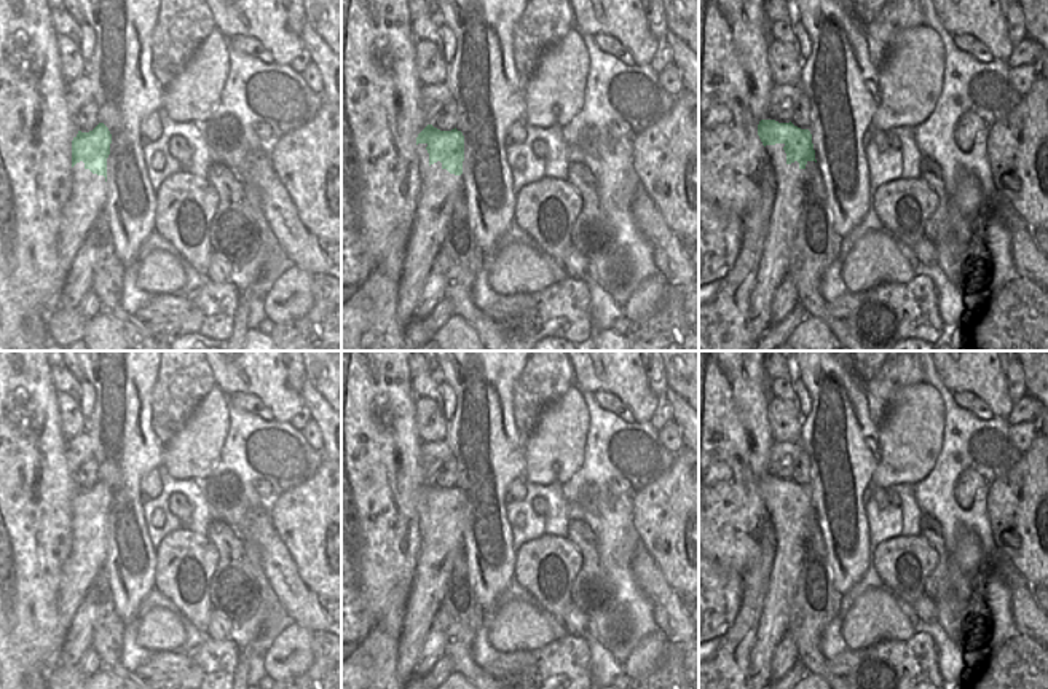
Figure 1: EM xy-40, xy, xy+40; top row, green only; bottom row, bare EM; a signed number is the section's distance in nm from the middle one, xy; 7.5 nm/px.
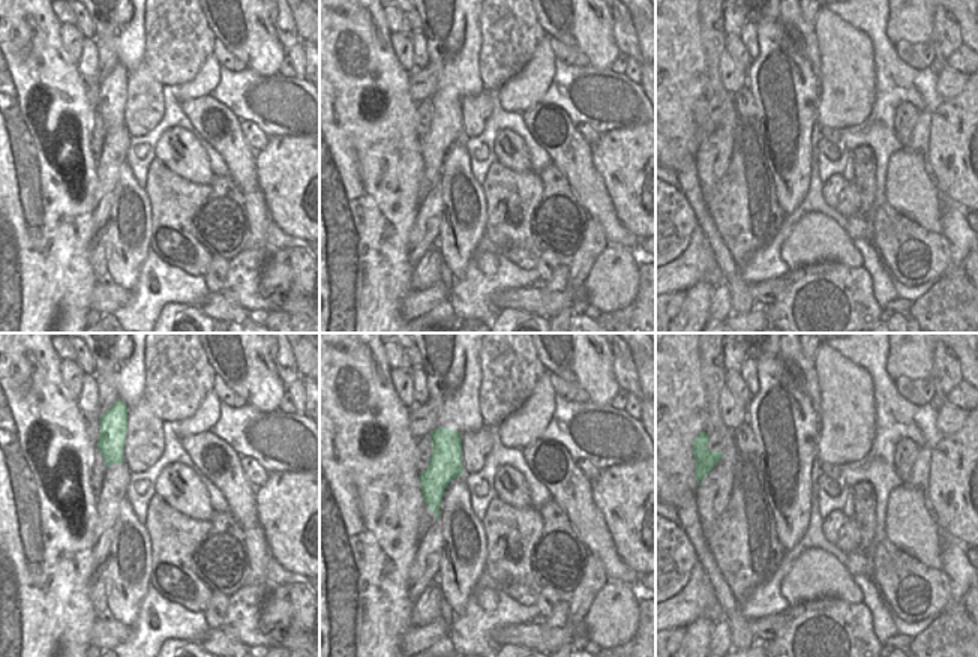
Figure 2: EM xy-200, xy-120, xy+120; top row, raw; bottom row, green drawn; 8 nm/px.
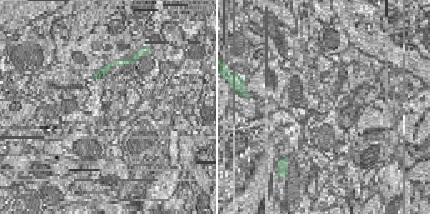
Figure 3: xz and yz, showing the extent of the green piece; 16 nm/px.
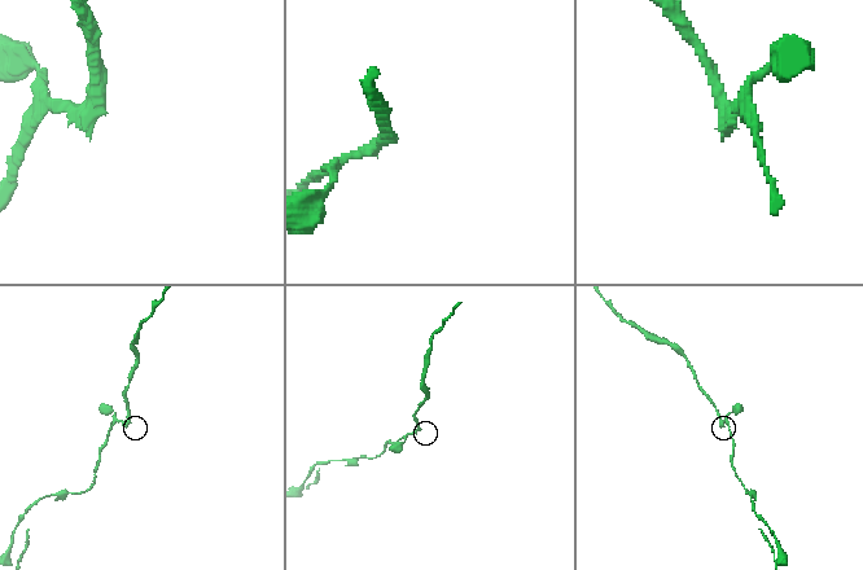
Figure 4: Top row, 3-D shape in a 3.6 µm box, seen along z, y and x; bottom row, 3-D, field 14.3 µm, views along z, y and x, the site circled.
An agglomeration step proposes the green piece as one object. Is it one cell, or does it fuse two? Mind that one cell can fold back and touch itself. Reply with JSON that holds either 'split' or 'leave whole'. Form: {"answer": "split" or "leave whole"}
{"answer": "split"}

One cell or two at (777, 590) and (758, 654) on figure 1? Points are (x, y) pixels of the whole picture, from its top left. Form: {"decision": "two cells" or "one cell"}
{"decision": "one cell"}

